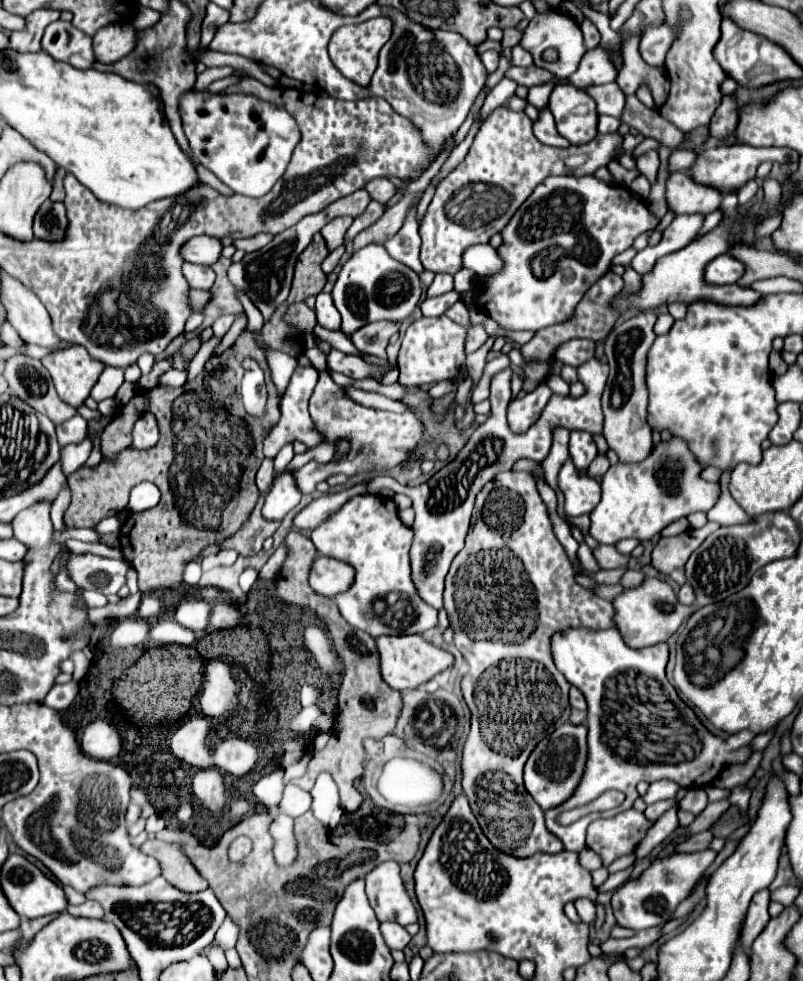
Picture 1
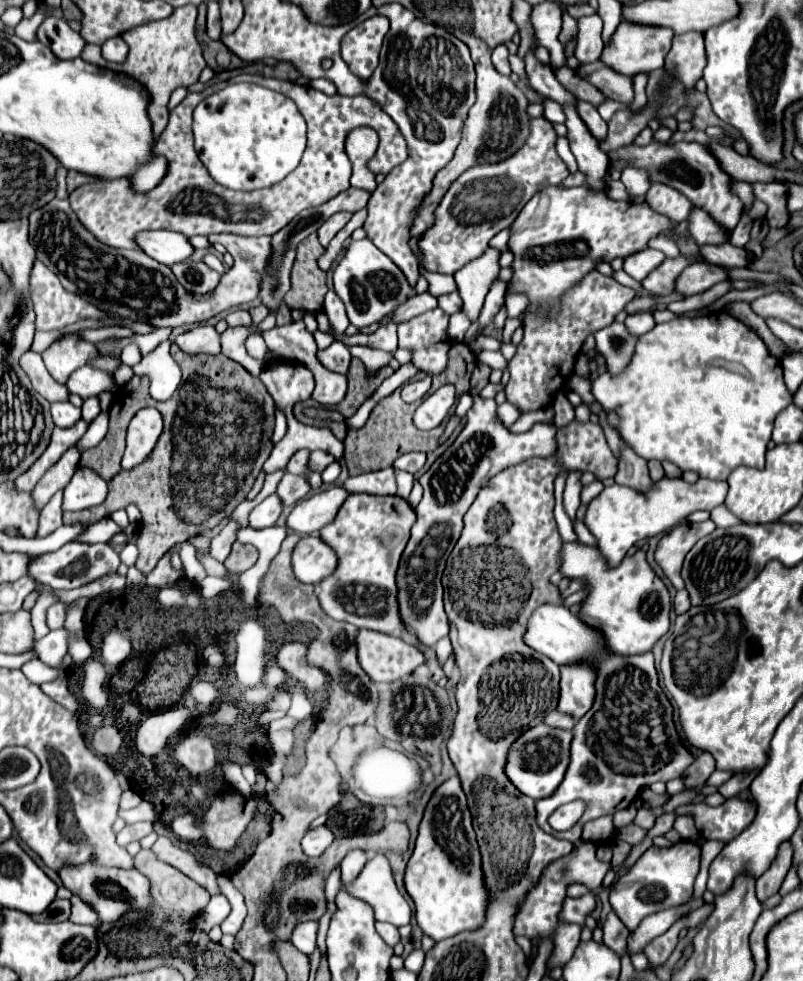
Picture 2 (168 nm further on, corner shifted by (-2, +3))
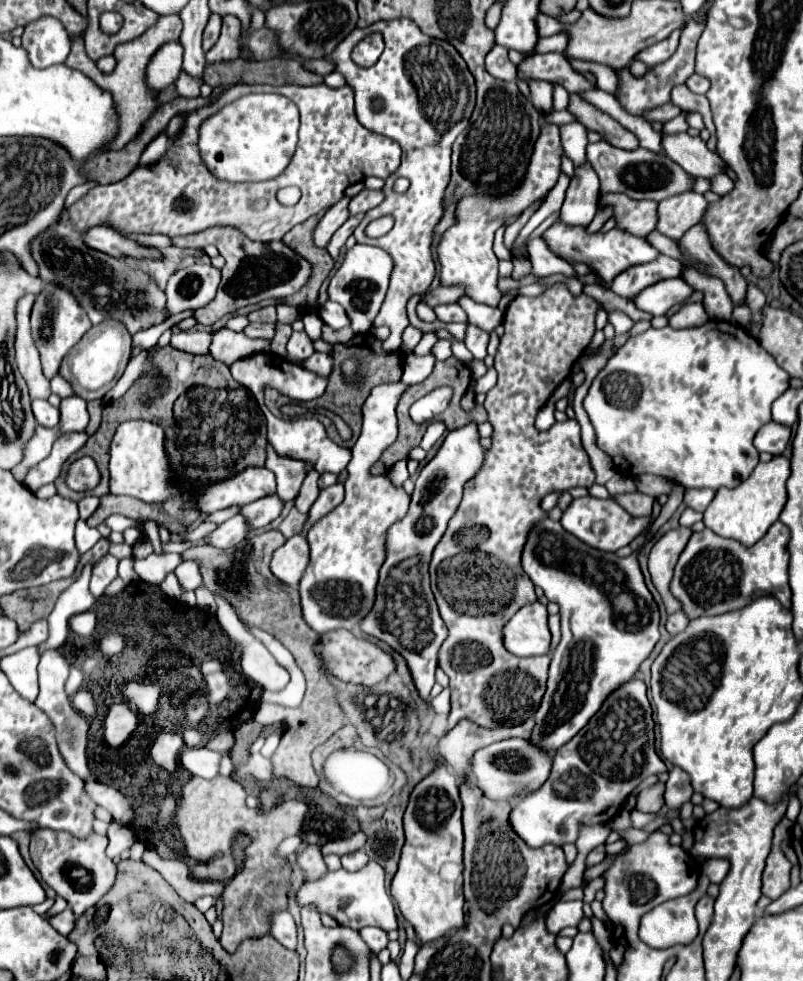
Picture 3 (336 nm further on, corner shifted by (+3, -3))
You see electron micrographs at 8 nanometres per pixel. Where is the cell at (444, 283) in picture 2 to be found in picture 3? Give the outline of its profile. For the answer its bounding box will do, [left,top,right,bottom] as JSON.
[459,296,503,332]

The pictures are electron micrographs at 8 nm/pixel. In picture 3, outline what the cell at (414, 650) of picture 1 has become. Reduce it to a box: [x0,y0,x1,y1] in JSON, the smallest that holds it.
[317,630,395,686]

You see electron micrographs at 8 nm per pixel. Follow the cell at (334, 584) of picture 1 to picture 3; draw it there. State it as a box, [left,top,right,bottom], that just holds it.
[271,534,309,586]

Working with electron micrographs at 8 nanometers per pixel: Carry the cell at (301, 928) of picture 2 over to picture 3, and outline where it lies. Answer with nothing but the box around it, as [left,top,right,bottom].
[271,912,297,950]

